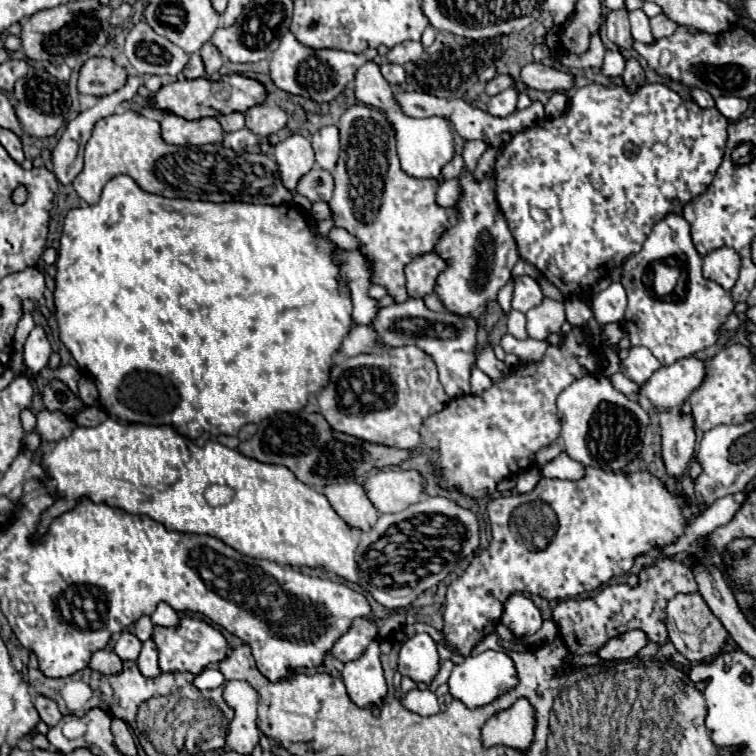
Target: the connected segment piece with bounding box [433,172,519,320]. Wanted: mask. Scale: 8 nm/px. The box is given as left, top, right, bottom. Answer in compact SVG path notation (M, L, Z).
M465 172L461 176L461 188L463 198L457 204L459 220L439 238L439 244L433 250L449 260L449 268L439 274L435 294L449 312L481 320L485 304L495 300L499 288L509 282L511 270L519 260L519 252L505 216L495 204L495 180L487 174L483 182L475 182L473 174Z

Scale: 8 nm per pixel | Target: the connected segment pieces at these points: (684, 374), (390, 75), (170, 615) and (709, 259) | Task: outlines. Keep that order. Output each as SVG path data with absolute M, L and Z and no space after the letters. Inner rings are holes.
M689 356L671 366L659 368L651 380L641 386L641 396L649 398L659 410L679 408L705 378L705 360Z
M383 62L383 64L381 64L381 74L383 74L383 78L385 78L393 88L397 88L399 84L405 82L405 70L403 70L403 66Z
M159 602L157 610L151 614L151 620L153 624L159 624L159 626L175 626L179 624L179 614L169 604Z
M717 248L703 258L703 278L731 290L739 278L739 266L741 258L733 248Z

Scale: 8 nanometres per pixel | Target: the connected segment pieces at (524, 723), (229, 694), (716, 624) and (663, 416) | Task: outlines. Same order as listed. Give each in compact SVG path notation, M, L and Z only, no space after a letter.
M521 698L511 708L495 714L483 726L483 742L485 746L511 746L519 750L527 750L531 744L535 728L535 712L531 704Z
M231 680L225 684L223 698L235 712L227 726L225 746L239 754L251 754L259 742L259 730L255 724L259 694L251 688L251 684L243 680Z
M699 592L693 594L677 594L667 604L667 632L669 640L675 644L675 648L689 660L707 662L713 656L719 654L719 650L725 644L727 630L721 624L721 620L709 610L707 602Z
M679 410L659 412L661 436L663 436L663 462L671 476L679 476L687 470L687 464L695 452L695 426L693 416Z

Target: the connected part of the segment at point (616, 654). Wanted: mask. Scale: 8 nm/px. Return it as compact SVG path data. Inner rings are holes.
M631 630L631 632L625 632L623 636L611 638L597 654L603 660L627 660L627 658L633 658L647 642L649 640L643 630Z

